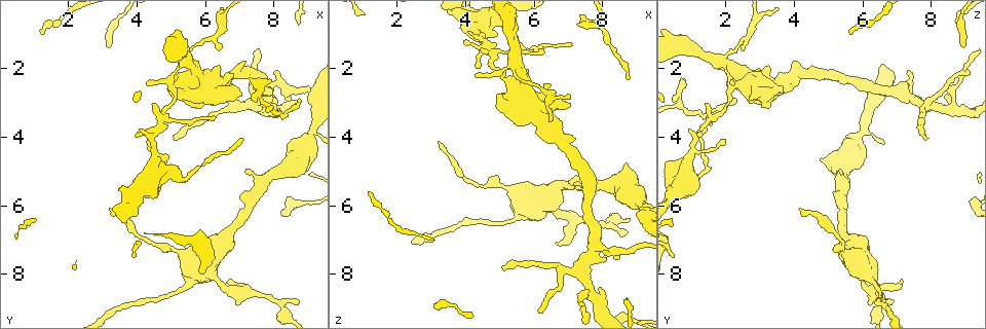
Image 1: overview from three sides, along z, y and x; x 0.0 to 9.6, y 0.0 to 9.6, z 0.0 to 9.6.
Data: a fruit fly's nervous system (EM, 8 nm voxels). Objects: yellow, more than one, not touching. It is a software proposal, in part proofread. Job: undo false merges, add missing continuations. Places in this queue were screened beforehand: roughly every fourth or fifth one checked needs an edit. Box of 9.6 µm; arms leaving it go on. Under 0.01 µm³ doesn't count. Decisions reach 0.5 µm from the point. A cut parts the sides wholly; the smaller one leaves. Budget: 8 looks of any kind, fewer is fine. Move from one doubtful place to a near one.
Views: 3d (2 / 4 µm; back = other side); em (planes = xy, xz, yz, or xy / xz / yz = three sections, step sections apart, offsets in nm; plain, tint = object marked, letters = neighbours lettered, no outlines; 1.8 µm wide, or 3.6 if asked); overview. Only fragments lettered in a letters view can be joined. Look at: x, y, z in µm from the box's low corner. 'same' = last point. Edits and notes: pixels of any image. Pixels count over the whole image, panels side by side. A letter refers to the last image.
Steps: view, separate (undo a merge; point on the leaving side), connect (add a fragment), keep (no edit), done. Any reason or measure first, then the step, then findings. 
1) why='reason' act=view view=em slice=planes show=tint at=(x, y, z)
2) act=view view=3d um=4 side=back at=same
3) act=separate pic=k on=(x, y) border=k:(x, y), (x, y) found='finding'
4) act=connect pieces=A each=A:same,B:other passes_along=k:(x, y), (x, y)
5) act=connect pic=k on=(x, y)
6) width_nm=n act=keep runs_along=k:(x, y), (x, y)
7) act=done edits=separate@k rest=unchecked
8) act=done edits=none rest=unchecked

why='abrupt turn' act=view view=3d um=4 at=(5.35, 1.70, 1.95)

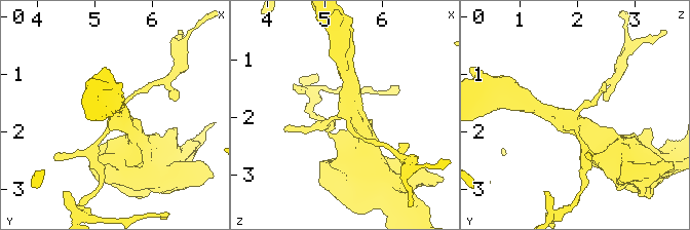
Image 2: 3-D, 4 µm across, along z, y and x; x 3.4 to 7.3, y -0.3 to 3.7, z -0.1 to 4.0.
act=view view=em slice=planes show=plain at=(5.40, 1.70, 2.00)

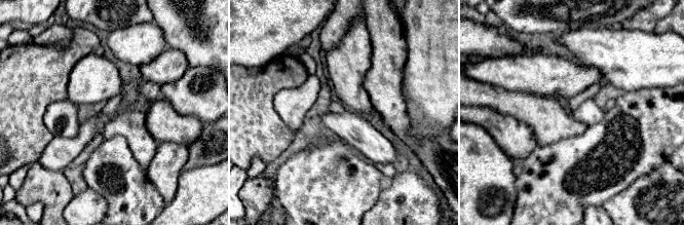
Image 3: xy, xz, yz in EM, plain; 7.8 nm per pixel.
act=view view=em slice=planes show=letters at=same

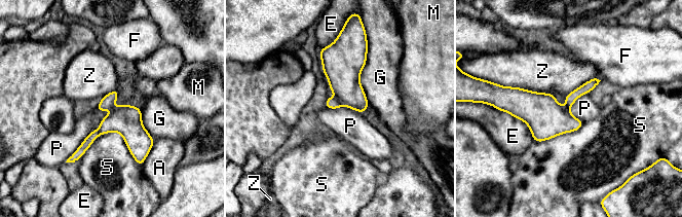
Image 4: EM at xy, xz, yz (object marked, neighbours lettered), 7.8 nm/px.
width_nm=220 act=keep each=A:other,E:other,F:other,G:other,M:other,P:other,S:other,Z:other border=4:(124, 103), (107, 114), (65, 161) found='continuous, no second neuron'

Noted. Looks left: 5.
act=view view=3d um=4 side=back at=(7.70, 3.00, 0.70)

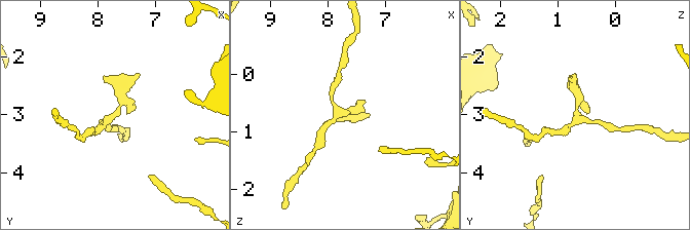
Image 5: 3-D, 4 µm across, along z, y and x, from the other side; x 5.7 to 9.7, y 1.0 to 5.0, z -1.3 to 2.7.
why='shape alone is not enough' act=view view=em slice=yz step=16 show=letters at=(7.75, 3.05, 0.65)

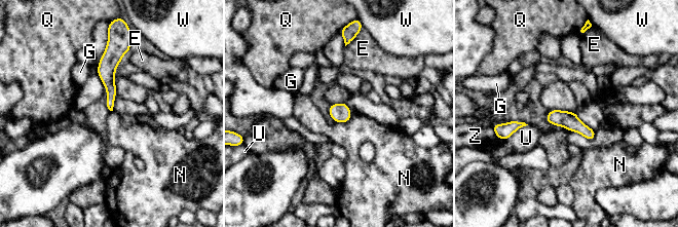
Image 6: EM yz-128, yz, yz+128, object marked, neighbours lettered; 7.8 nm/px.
why='cut it another way' act=view view=em slice=planes show=letters at=same

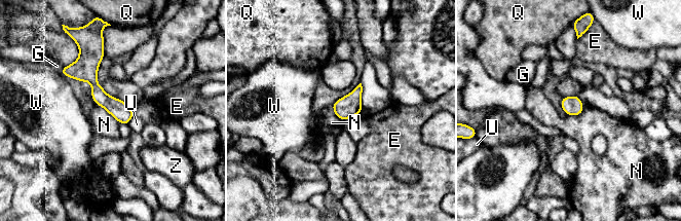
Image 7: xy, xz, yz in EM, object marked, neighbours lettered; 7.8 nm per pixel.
act=keep each=E:other,G:other,N:other,Q:other,U:other,W:other,Z:other border=7:(97, 104), (102, 106), (119, 122) found='continuous, no second neuron'

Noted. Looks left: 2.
why='an open end' act=view view=em slice=planes show=letters at=(3.15, 1.40, 8.85)

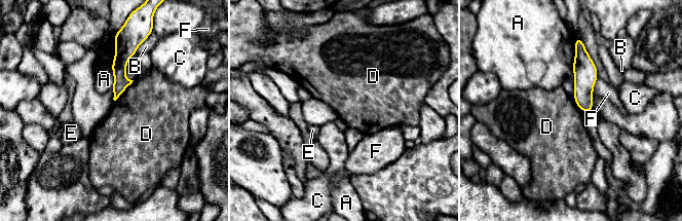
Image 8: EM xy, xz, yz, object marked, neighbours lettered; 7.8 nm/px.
act=keep each=A:other,B:other,C:other,D:other,E:other,F:other border=8:(134, 80), (114, 101) found='none of them fits'

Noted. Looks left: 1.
act=done edits=none rest=unchecked

